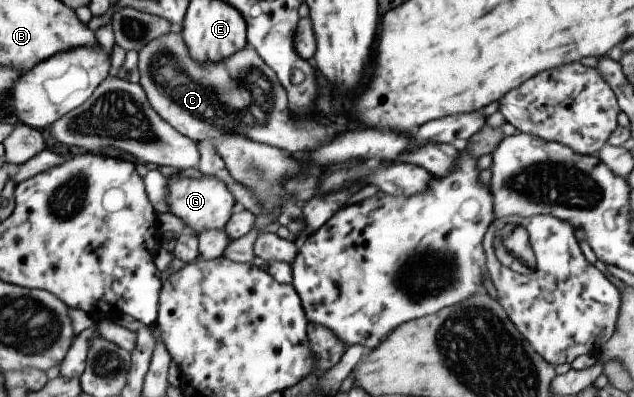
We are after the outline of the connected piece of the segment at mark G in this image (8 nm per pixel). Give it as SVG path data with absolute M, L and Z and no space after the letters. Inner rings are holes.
M166 172L166 175L169 212L181 219L189 232L197 235L204 230L224 230L226 222L238 205L221 181L207 178L199 180L182 178L174 181L169 176L169 172Z

